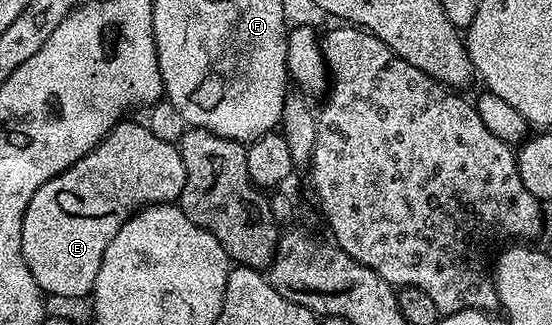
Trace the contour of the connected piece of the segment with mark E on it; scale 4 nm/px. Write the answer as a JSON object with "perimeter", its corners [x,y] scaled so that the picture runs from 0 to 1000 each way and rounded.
{"perimeter":[[[236,366],[216,369],[207,397],[167,465],[152,474],[152,486],[139,492],[123,523],[101,535],[101,548],[80,560],[80,572],[72,572],[72,585],[65,585],[65,597],[58,597],[58,622],[51,622],[51,646],[43,646],[40,717],[36,720],[43,806],[51,818],[58,855],[65,855],[65,868],[76,883],[78,902],[85,914],[114,911],[120,923],[134,923],[139,911],[161,914],[170,895],[174,843],[181,843],[181,806],[188,806],[188,769],[196,769],[196,745],[203,745],[203,732],[210,732],[217,695],[225,695],[225,683],[236,674],[245,652],[255,652],[257,643],[268,640],[275,628],[312,628],[328,606],[333,585],[333,498],[328,474],[322,471],[322,446],[297,437],[297,425],[283,425],[283,412],[263,378],[248,382],[246,372]]]}

